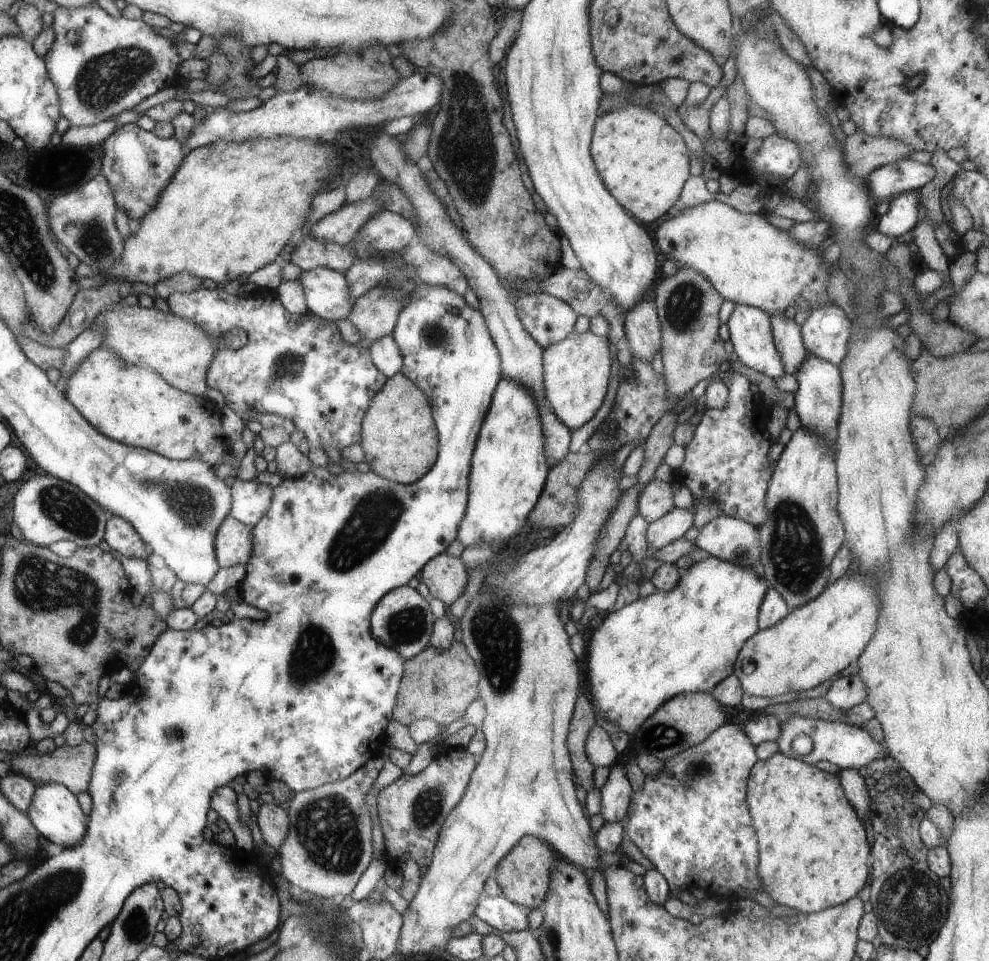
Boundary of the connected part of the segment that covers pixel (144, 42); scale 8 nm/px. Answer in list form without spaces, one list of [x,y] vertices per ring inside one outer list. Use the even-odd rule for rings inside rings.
[[[97,2],[76,8],[59,6],[53,15],[55,37],[43,59],[46,61],[48,76],[58,89],[60,112],[70,127],[91,127],[114,119],[117,114],[133,109],[156,92],[184,82],[178,72],[178,66],[183,60],[176,51],[175,41],[156,34],[154,27],[141,18],[127,19],[122,15],[115,18]]]

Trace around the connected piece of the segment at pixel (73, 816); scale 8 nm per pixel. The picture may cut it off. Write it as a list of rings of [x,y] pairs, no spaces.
[[[54,783],[38,784],[27,813],[44,839],[55,842],[64,849],[78,847],[88,832],[90,816],[84,812],[78,796],[64,785]]]

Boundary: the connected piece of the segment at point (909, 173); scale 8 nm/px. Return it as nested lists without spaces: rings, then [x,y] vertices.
[[[900,159],[873,170],[865,179],[873,199],[890,201],[899,194],[923,190],[935,176],[936,169],[930,164]]]

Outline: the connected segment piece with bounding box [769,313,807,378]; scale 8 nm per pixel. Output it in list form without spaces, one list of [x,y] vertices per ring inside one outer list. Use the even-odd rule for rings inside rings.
[[[769,315],[772,320],[772,328],[775,337],[775,344],[782,354],[783,364],[786,372],[796,378],[800,365],[805,362],[807,350],[803,345],[801,328],[793,320],[787,320],[782,315]]]

